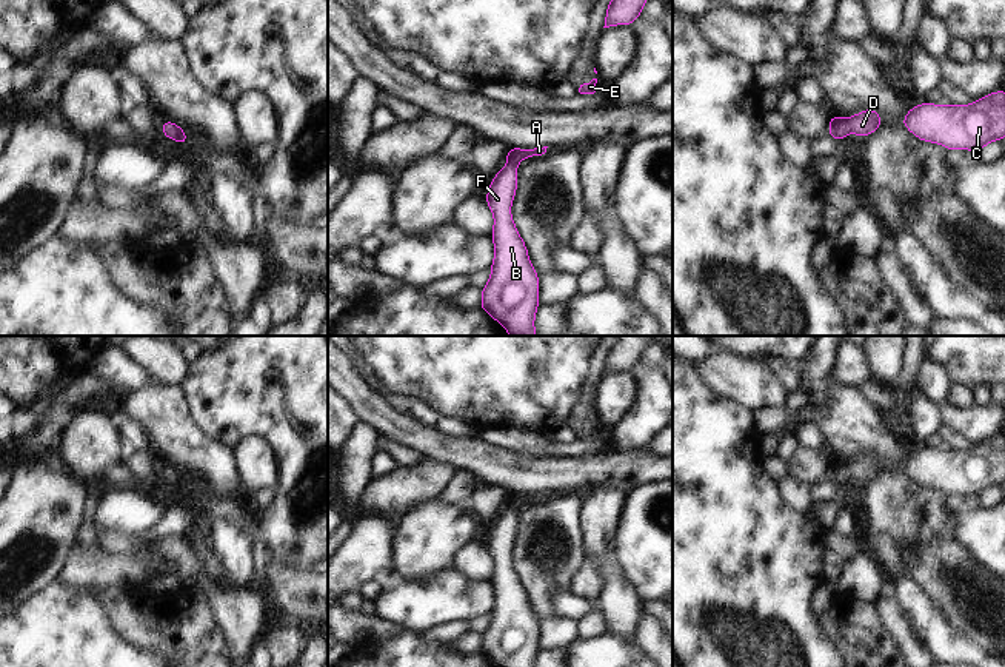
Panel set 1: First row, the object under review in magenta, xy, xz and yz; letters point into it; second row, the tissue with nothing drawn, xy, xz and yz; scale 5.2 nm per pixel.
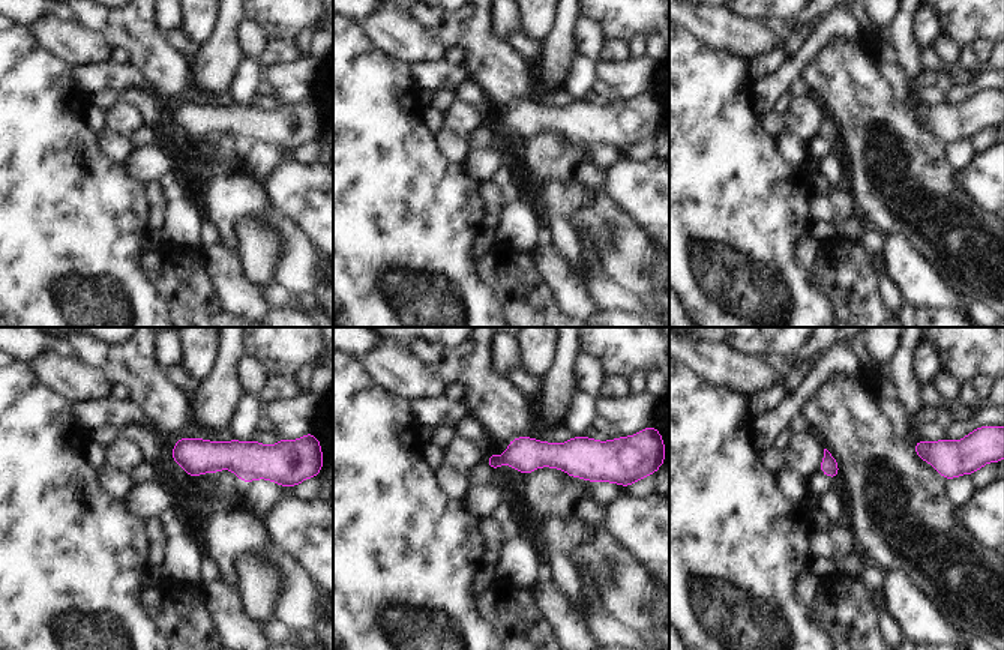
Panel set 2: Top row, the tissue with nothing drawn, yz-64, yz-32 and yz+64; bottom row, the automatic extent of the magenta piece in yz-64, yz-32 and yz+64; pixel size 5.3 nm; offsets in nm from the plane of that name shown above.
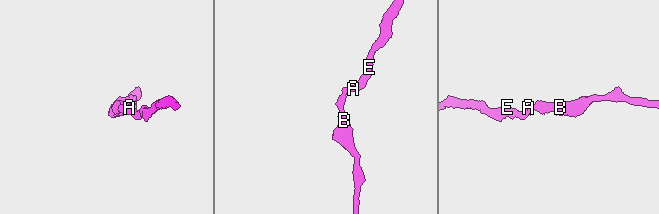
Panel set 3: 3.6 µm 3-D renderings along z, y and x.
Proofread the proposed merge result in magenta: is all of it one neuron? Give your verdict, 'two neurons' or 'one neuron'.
one neuron

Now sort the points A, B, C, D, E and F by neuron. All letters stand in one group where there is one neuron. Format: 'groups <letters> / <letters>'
groups A B C D E F

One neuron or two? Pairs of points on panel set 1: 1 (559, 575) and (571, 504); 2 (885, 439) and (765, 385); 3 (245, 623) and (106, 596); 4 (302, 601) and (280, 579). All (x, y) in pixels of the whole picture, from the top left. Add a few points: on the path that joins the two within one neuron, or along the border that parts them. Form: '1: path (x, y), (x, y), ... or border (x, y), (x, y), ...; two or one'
1: path (554, 558), (556, 521); one
2: border (761, 364), (767, 365), (788, 388); two
3: border (191, 587), (205, 596), (228, 649); two
4: path (297, 596), (285, 584); one

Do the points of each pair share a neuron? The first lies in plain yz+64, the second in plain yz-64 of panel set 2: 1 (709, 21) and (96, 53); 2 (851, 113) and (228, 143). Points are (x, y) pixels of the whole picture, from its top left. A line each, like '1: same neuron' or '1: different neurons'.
1: same neuron
2: different neurons

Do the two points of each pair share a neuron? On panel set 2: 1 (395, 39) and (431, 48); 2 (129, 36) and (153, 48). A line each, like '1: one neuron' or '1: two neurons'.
1: one neuron
2: one neuron

